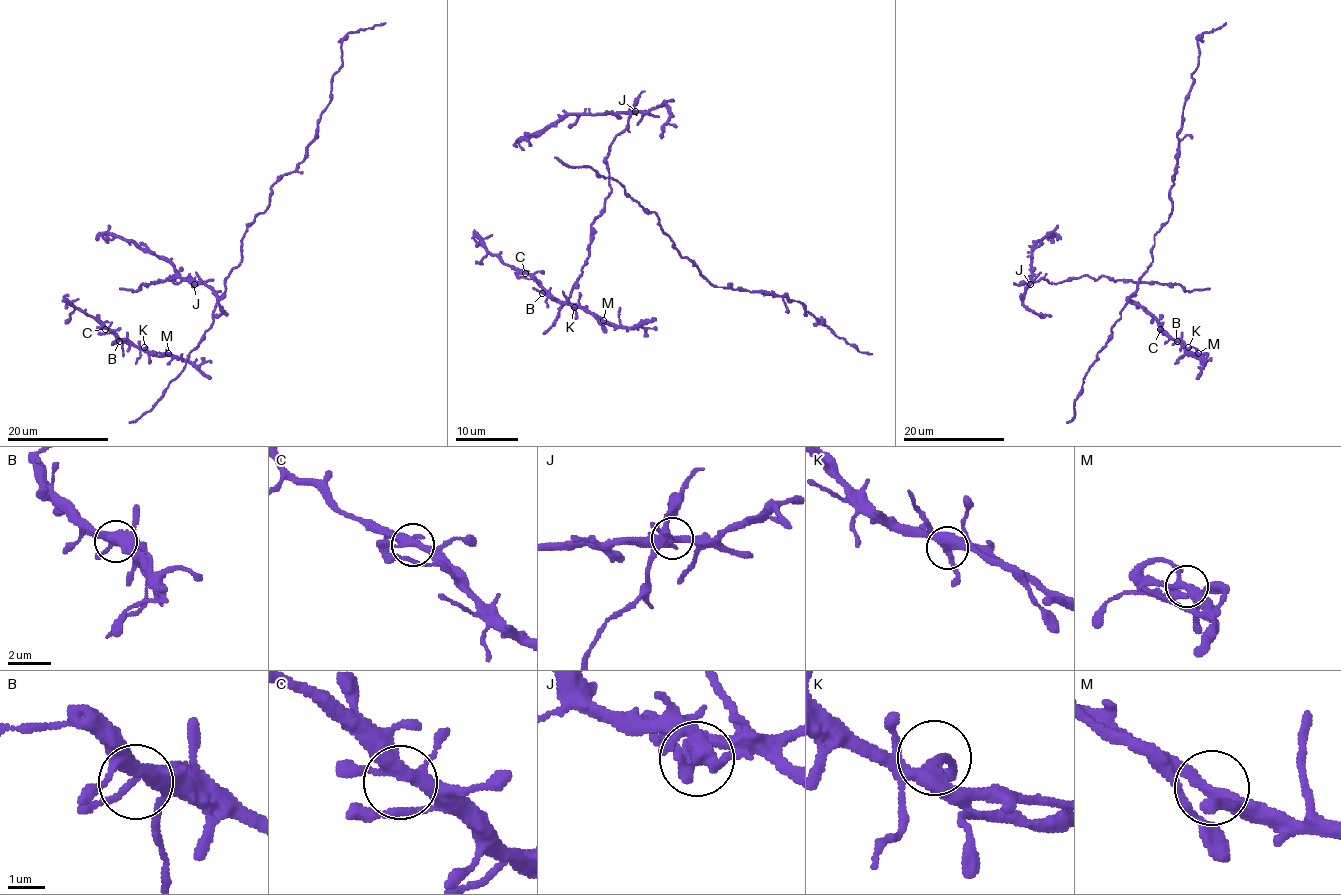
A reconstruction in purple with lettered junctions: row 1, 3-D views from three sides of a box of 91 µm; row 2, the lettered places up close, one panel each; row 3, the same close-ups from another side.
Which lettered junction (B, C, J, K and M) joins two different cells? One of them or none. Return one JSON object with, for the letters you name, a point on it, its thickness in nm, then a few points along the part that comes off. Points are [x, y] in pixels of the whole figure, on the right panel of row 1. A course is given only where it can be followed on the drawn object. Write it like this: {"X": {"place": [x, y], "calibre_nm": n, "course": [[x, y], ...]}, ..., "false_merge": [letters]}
{"J": {"place": [1030, 284], "calibre_nm": 300, "course": [[1030, 284], [1086, 275], [1179, 284], [1192, 291], [1210, 287]]}, "false_merge": ["J"]}

